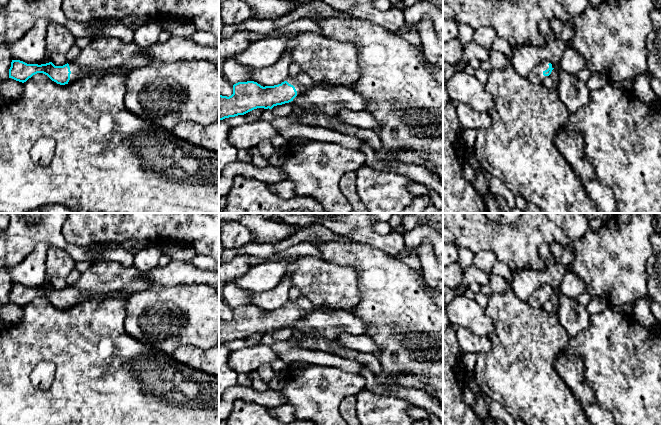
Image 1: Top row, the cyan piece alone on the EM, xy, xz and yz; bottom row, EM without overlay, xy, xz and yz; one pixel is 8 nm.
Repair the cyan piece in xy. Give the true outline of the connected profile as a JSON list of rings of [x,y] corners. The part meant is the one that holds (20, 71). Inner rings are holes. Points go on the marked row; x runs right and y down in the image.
[[[100,37],[93,39],[70,64],[67,63],[63,66],[55,66],[52,62],[38,65],[27,64],[20,60],[12,60],[9,78],[24,83],[33,75],[43,73],[57,84],[65,85],[78,80],[80,76],[87,75],[90,72],[107,72],[117,67],[130,72],[152,63],[154,63],[154,59],[148,53],[148,47],[141,47],[135,41],[127,43],[114,37]]]

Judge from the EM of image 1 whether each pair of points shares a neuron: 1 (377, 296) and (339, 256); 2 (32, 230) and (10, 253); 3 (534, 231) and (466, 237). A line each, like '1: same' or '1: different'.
1: same
2: same
3: same

